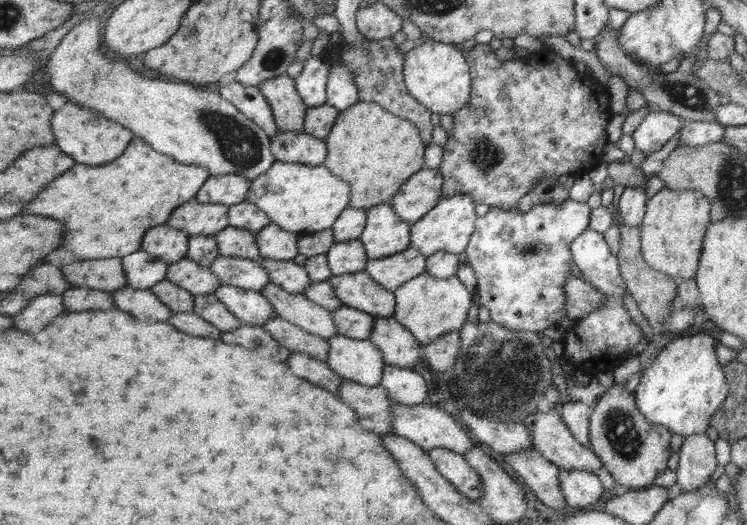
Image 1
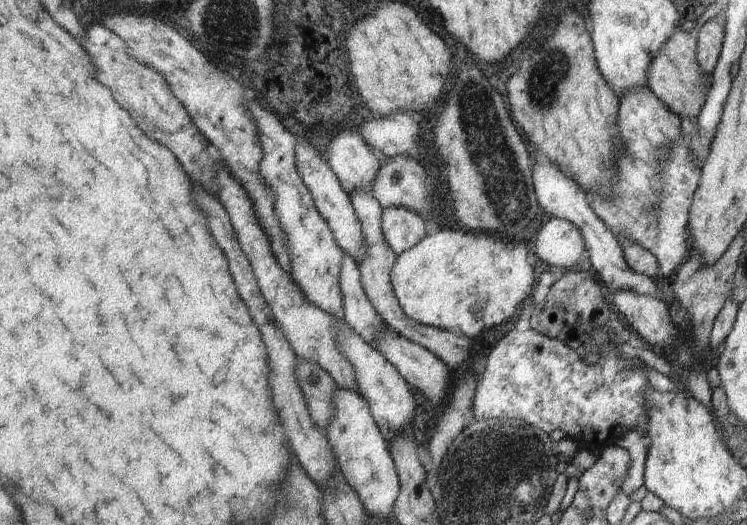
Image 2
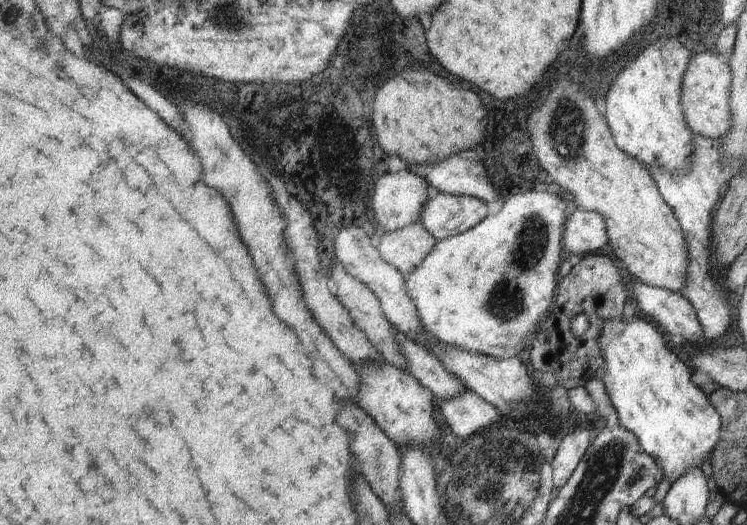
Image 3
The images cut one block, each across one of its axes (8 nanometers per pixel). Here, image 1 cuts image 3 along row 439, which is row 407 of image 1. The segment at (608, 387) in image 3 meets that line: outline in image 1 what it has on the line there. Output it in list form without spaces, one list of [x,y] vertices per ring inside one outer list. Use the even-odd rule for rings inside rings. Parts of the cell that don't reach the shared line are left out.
[[[708,334],[676,337],[662,347],[649,367],[641,370],[637,377],[639,385],[636,386],[633,396],[636,397],[637,408],[646,420],[683,437],[707,432],[710,416],[720,407],[728,391],[722,366],[715,356],[714,342],[714,338]]]

